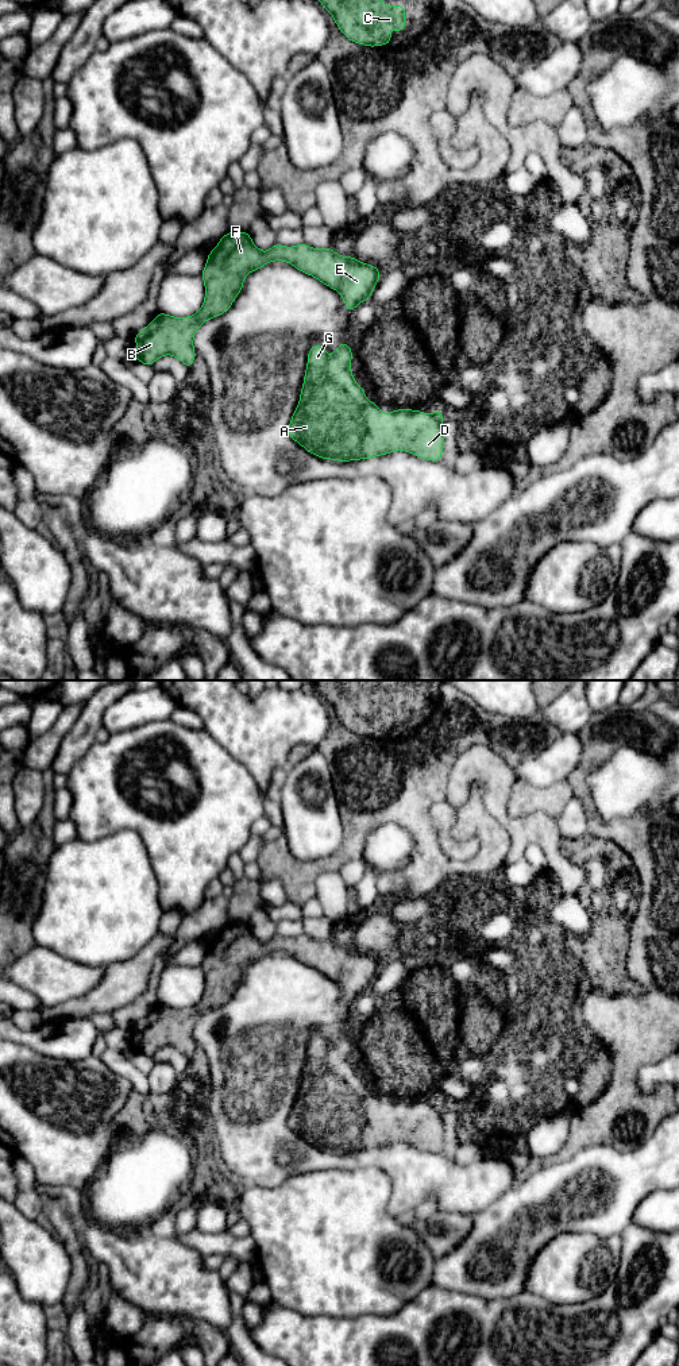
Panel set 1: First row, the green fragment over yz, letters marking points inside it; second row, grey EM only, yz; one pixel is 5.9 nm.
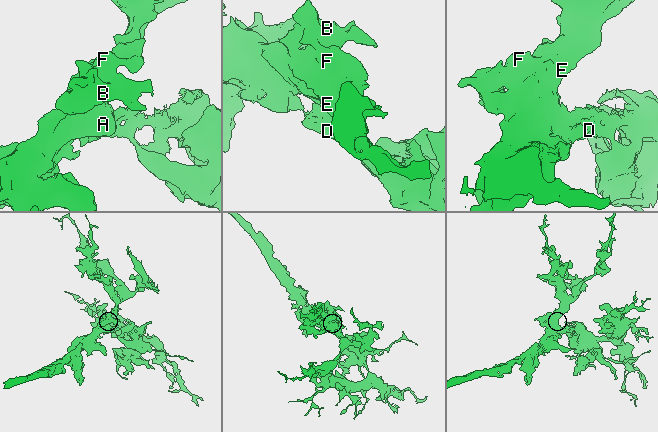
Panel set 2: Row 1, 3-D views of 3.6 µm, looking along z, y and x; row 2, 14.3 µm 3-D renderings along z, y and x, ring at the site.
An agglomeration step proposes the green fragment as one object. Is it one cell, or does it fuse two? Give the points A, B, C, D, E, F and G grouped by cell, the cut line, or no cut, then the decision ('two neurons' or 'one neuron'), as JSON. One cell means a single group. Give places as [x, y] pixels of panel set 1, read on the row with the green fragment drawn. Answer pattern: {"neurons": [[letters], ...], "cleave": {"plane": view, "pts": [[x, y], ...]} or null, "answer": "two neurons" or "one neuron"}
{"neurons": [["A", "B", "C", "D", "E", "F", "G"]], "cleave": null, "answer": "one neuron"}

